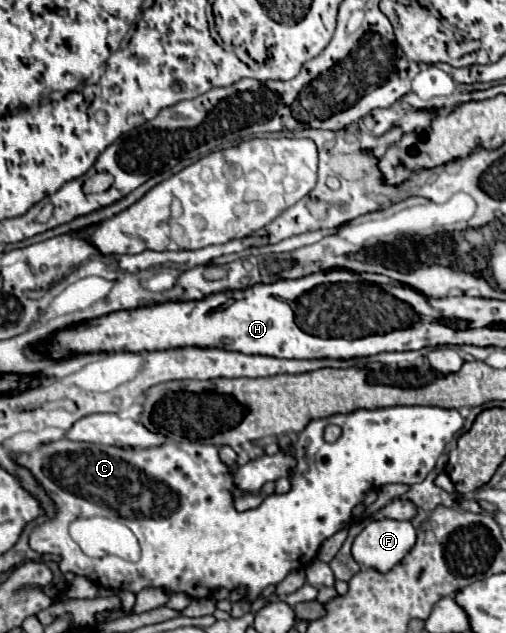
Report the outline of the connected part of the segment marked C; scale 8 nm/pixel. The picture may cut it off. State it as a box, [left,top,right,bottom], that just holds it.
[18,406,464,600]

